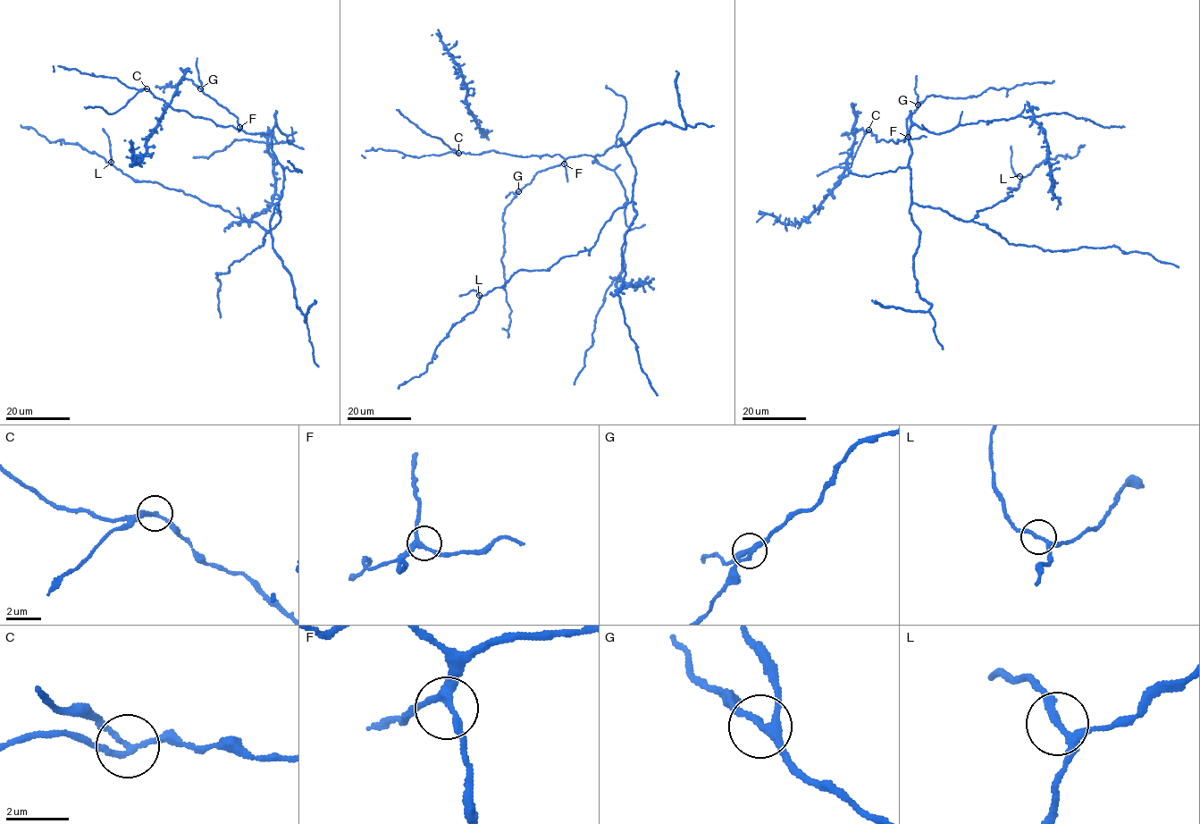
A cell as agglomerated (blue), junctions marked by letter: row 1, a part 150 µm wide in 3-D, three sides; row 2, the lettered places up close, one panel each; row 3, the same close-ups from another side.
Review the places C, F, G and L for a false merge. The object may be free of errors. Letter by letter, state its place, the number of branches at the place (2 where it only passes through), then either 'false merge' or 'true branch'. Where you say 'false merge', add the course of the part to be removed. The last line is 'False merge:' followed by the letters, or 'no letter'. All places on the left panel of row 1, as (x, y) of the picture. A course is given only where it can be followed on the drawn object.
C: (146, 88) | 3 | false merge | (146, 88), (111, 114), (99, 107), (84, 107)
F: (239, 127) | 3 | true branch
G: (200, 88) | 3 | true branch
L: (111, 162) | 3 | true branch
False merge: C

